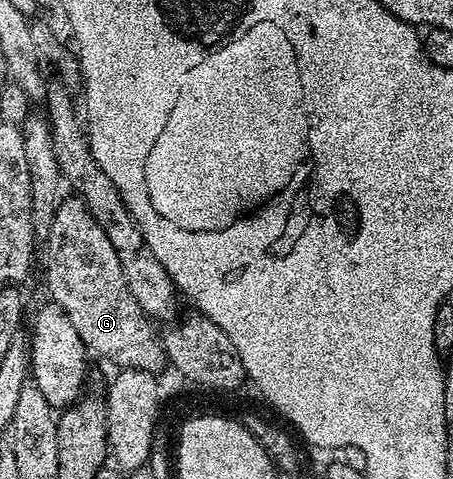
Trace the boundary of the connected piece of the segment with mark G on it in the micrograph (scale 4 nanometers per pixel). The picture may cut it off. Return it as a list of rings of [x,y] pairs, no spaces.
[[[78,197],[64,198],[56,216],[53,217],[53,225],[45,244],[47,251],[47,291],[50,302],[61,305],[65,309],[65,317],[73,321],[73,329],[77,329],[77,337],[86,345],[88,352],[100,355],[115,367],[131,368],[133,370],[145,370],[159,373],[167,363],[167,355],[163,351],[163,340],[153,328],[152,320],[137,305],[133,293],[129,293],[129,285],[125,285],[125,273],[121,273],[121,261],[117,261],[117,252],[113,250],[113,244],[109,237],[105,237],[105,229],[97,225],[93,213],[83,200]]]

